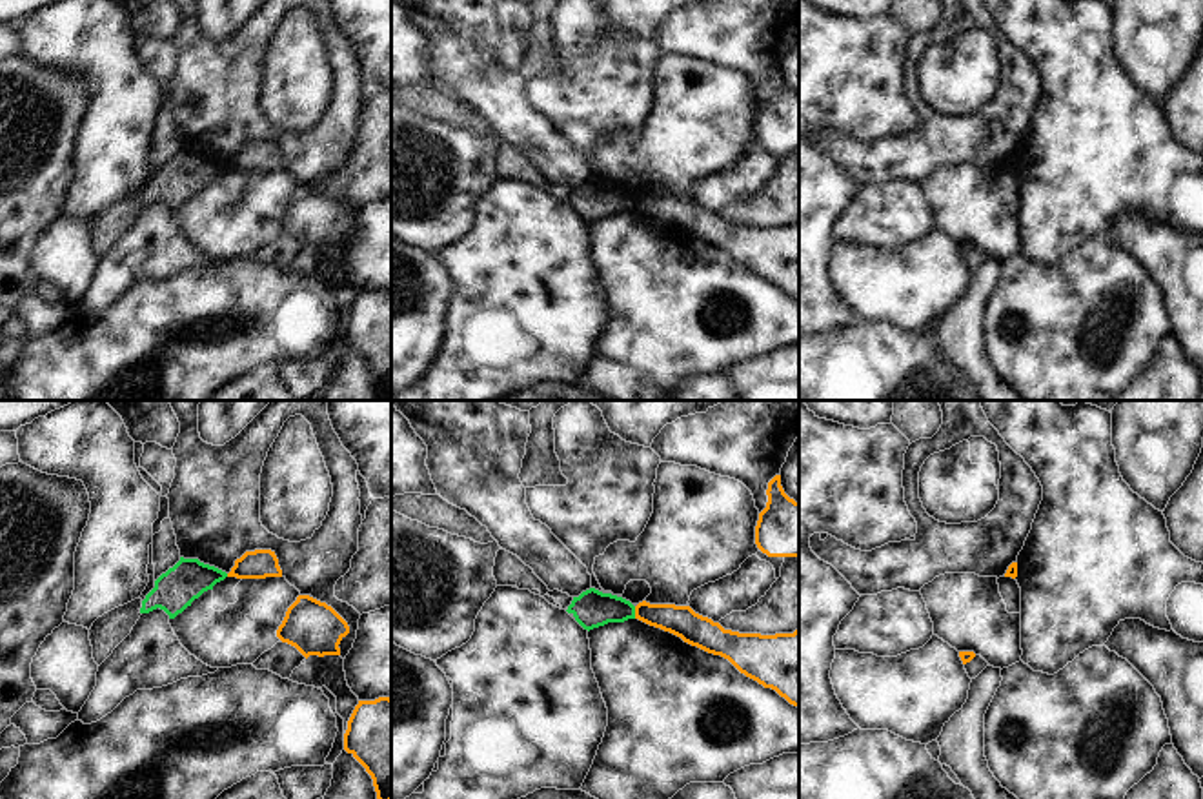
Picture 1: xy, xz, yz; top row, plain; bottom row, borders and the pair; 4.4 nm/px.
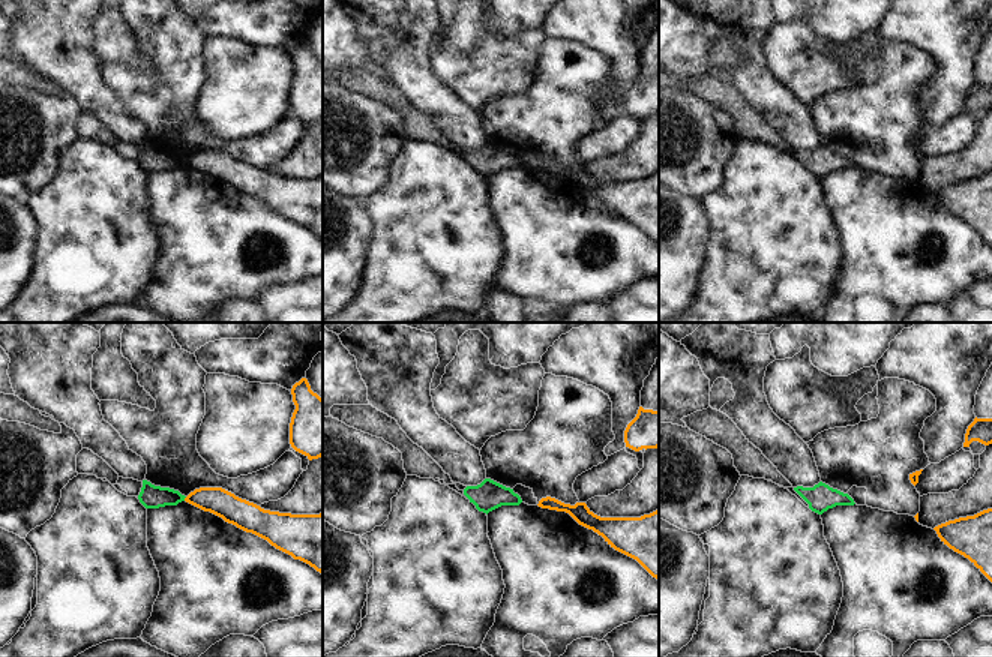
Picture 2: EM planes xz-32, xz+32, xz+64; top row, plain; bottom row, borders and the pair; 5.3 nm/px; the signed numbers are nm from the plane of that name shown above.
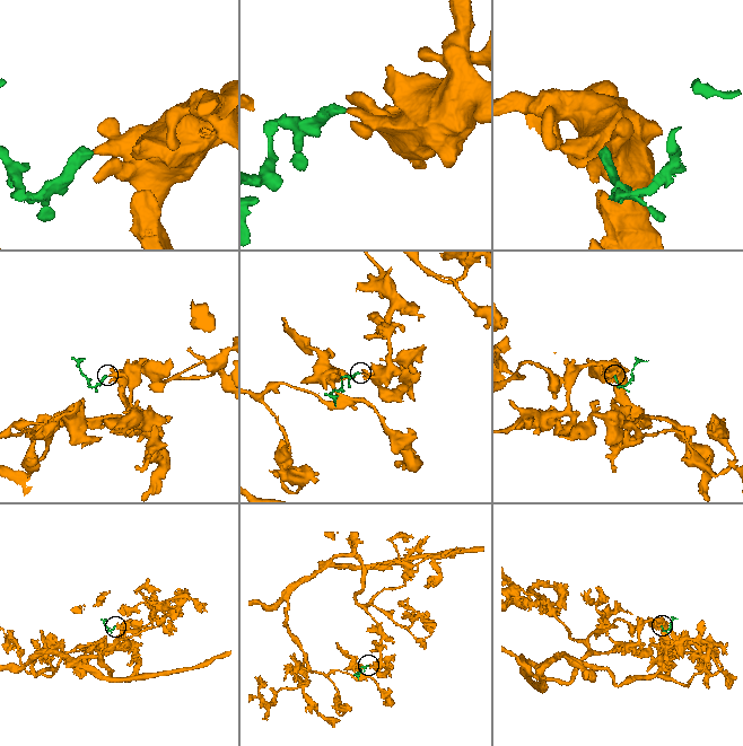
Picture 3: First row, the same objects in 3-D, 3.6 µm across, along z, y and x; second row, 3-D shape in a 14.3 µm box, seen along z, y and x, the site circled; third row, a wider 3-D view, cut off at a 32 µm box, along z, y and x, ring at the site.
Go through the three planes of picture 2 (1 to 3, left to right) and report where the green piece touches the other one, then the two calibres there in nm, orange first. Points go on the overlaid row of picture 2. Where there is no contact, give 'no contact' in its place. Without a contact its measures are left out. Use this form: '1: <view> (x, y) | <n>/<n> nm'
1: xz-32 (185, 498) | 140/130 nm
2: no contact
3: no contact

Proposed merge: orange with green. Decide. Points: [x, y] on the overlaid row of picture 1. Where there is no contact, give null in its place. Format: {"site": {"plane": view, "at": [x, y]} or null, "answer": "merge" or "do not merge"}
{"site": {"plane": "xz", "at": [636, 612]}, "answer": "do not merge"}

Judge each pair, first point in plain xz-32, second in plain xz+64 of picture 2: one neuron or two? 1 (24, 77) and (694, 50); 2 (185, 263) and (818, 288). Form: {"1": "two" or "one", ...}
{"1": "two", "2": "two"}

